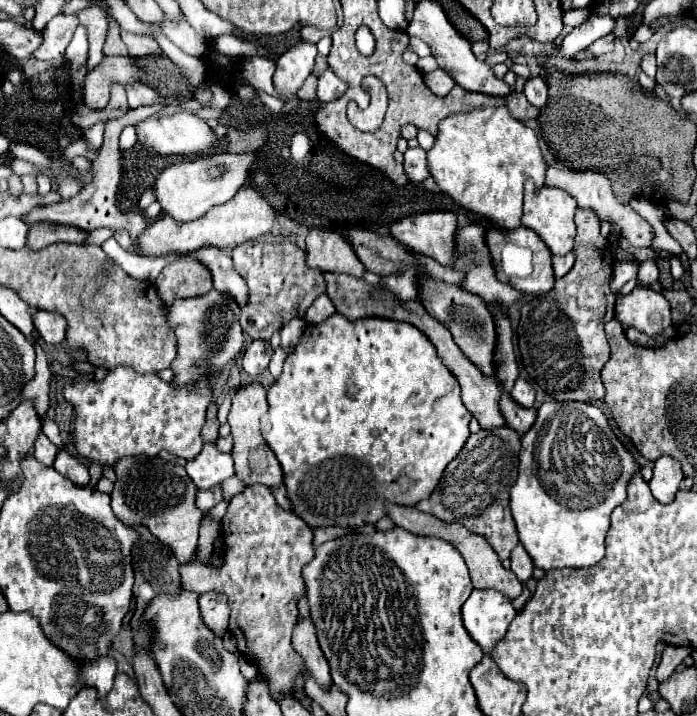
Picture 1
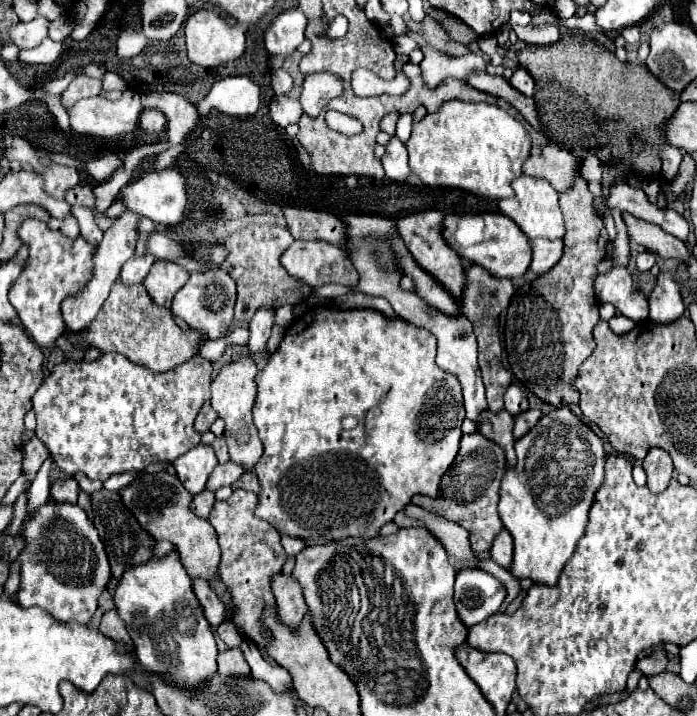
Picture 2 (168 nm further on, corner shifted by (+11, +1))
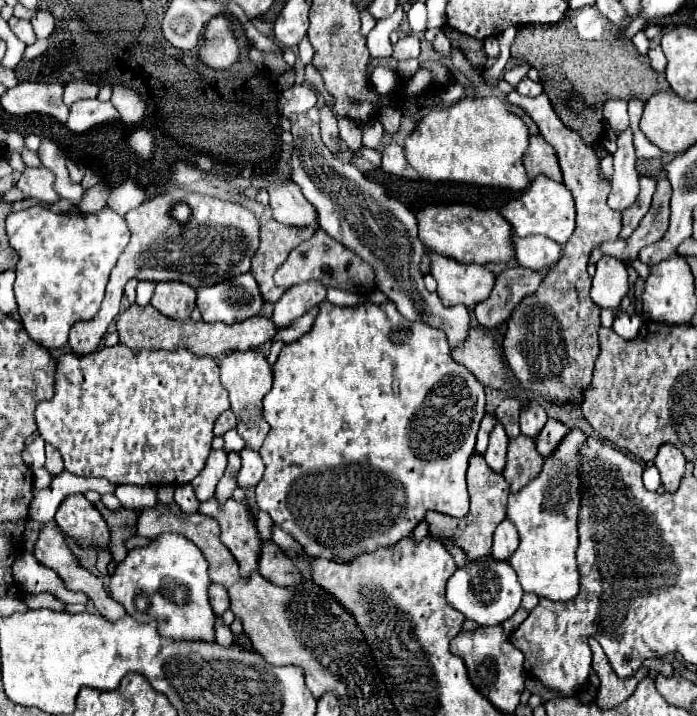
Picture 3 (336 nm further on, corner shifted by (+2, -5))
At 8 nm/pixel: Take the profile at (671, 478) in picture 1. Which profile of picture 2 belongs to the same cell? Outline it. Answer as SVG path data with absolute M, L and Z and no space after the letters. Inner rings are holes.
M651 448L643 460L643 468L647 472L647 488L653 494L659 494L669 486L673 476L673 462L663 448Z

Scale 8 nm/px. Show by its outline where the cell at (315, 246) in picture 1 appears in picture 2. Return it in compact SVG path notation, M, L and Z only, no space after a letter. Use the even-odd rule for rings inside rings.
M295 240L281 256L281 266L289 272L289 276L309 284L311 288L317 286L325 286L325 284L345 284L345 286L355 286L359 282L359 274L355 270L355 266L351 264L351 260L347 258L347 254L335 246L329 244L325 240L313 240L313 242L305 242L305 240Z

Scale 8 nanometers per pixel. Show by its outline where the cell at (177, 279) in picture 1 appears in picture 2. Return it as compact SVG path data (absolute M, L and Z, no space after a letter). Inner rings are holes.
M157 260L143 280L143 286L147 288L151 300L163 308L171 308L171 300L179 288L189 280L189 272L181 268L179 264L173 264L169 260Z

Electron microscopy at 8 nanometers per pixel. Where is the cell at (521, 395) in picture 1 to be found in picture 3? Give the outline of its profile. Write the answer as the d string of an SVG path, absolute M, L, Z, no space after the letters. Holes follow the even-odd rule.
M532 400L522 412L520 412L520 430L522 434L534 438L534 434L538 434L538 430L542 430L542 426L546 424L548 416L544 412L544 408Z

